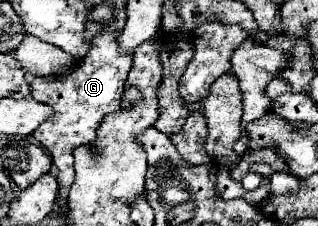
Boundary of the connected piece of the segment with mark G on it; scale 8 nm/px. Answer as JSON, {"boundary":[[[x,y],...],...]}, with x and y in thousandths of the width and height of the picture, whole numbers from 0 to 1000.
{"boundary":[[[371,142],[308,150],[270,239],[270,257],[208,345],[189,345],[182,363],[170,363],[170,341],[113,341],[94,372],[101,434],[113,451],[164,469],[164,487],[170,487],[164,522],[138,531],[107,575],[101,602],[157,673],[164,717],[182,743],[176,796],[189,814],[189,832],[182,832],[189,876],[214,876],[220,823],[233,805],[226,664],[239,664],[252,646],[289,646],[289,628],[302,628],[302,575],[314,566],[314,540],[340,504],[384,478],[377,434],[384,434],[390,381],[396,381],[396,336],[415,292],[415,248],[371,230],[365,159],[371,159]]]}

